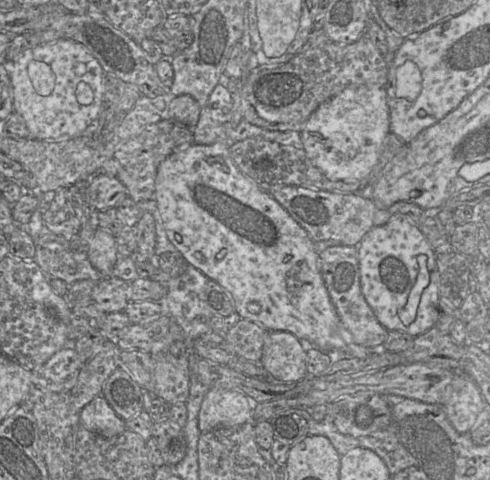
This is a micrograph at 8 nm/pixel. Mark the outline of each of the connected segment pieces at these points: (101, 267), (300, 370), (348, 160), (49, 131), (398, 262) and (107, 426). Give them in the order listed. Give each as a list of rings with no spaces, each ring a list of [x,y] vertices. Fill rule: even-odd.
[[[98,229],[86,249],[92,266],[104,275],[110,275],[119,254],[115,237],[103,229]]]
[[[268,331],[261,364],[277,380],[300,381],[308,376],[304,342],[287,331]]]
[[[349,87],[321,104],[307,119],[300,132],[303,150],[311,163],[332,181],[365,181],[375,167],[382,145],[390,133],[389,107],[385,88]]]
[[[68,39],[41,43],[27,50],[16,61],[5,60],[3,66],[8,72],[13,88],[14,112],[24,118],[31,138],[47,140],[60,136],[80,137],[99,117],[105,94],[104,78],[106,73],[98,60],[83,44]],[[30,61],[44,62],[53,70],[55,85],[49,96],[41,96],[34,89],[27,72]],[[76,63],[85,65],[85,72],[82,75],[75,73]],[[81,82],[87,83],[94,92],[94,100],[89,105],[80,104],[76,98],[76,88]]]
[[[394,213],[386,224],[372,227],[356,247],[359,258],[361,291],[380,324],[388,331],[402,331],[413,337],[433,328],[438,314],[440,279],[436,252],[419,227],[407,216]]]
[[[99,395],[80,412],[80,423],[89,431],[112,438],[126,430],[125,422],[114,412],[107,400]]]

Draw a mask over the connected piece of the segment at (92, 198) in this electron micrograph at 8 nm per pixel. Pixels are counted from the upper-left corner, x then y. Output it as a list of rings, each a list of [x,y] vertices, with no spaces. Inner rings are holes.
[[[95,174],[88,181],[82,181],[85,201],[98,211],[115,208],[128,198],[126,187],[115,177]]]

